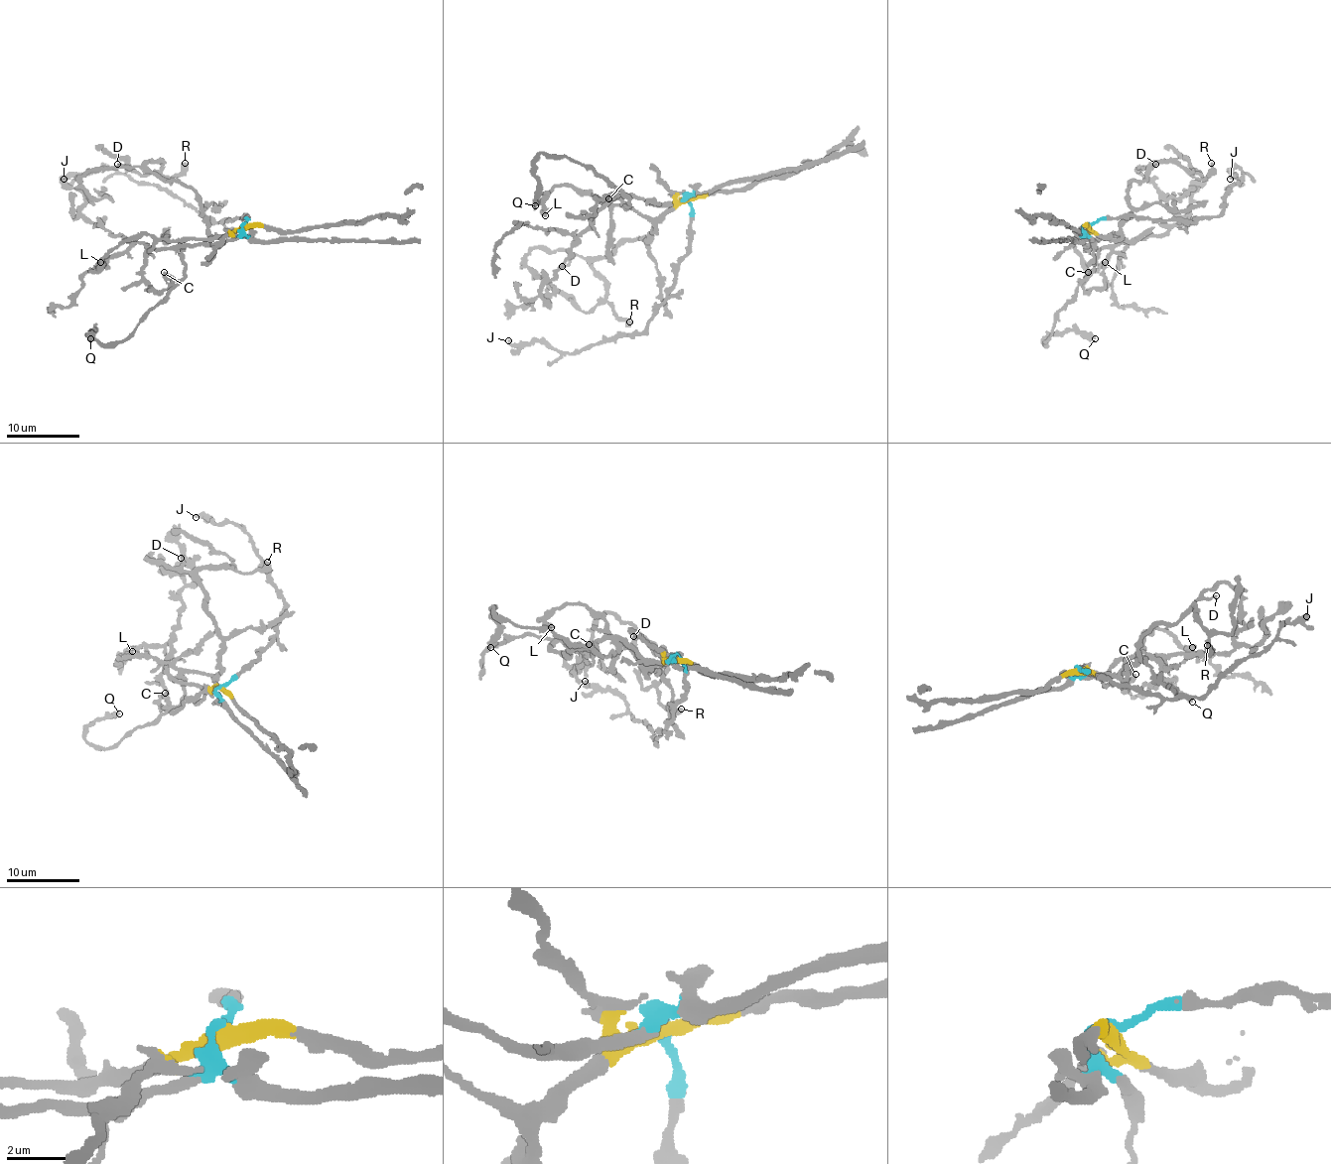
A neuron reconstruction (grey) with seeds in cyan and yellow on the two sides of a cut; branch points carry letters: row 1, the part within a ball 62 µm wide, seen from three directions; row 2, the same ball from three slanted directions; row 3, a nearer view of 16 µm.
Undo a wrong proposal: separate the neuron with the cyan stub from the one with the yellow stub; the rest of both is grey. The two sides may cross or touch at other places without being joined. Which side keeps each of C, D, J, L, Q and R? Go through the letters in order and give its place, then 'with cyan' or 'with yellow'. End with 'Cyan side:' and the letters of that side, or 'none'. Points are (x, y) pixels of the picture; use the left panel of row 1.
C: place (164, 272); with cyan
D: place (117, 164); with yellow
J: place (64, 179); with cyan
L: place (100, 262); with yellow
Q: place (90, 338); with yellow
R: place (185, 163); with yellow
Cyan side: C, J

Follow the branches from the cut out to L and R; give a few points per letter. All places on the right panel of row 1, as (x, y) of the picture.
L: (1088, 224), (1107, 239), (1096, 239), (1085, 234), (1075, 241), (1075, 252), (1090, 269), (1098, 269), (1105, 261)
R: (1088, 224), (1118, 239), (1131, 210), (1129, 190), (1150, 166), (1178, 162), (1198, 179), (1211, 162)

